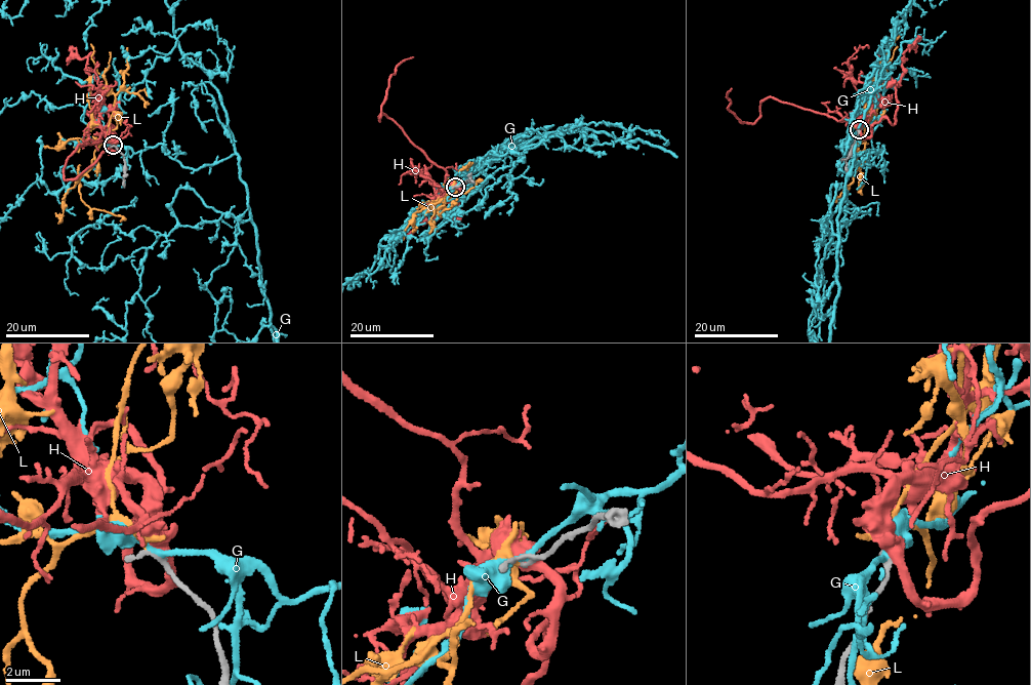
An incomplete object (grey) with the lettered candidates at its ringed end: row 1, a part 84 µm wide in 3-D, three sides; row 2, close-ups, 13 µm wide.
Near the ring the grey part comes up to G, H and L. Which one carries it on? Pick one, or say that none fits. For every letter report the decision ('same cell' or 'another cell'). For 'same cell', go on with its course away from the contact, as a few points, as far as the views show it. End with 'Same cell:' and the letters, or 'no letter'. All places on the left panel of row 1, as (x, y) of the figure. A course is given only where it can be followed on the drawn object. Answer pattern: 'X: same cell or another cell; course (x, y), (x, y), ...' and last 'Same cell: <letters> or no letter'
G: another cell
H: another cell
L: same cell
Same cell: L

